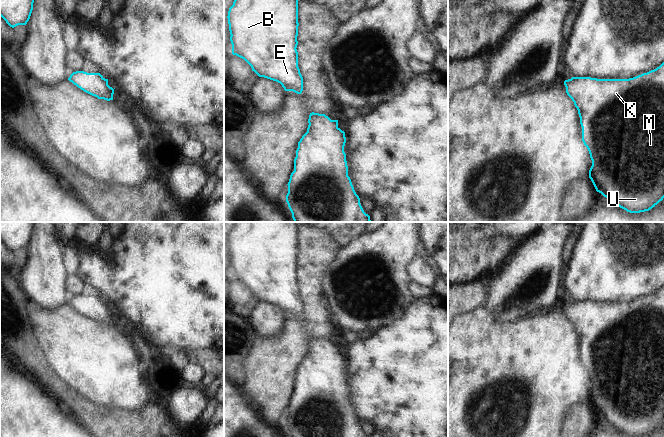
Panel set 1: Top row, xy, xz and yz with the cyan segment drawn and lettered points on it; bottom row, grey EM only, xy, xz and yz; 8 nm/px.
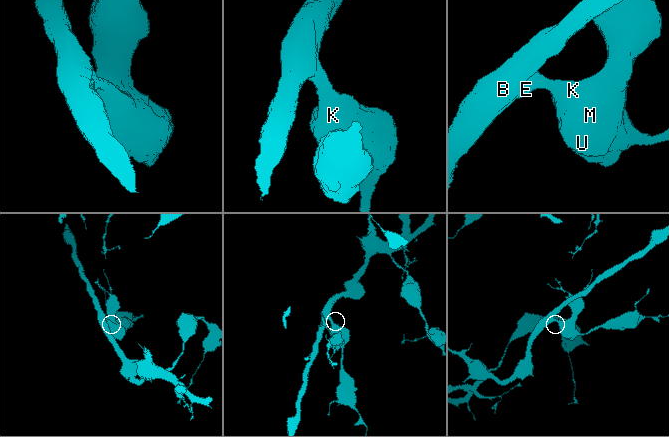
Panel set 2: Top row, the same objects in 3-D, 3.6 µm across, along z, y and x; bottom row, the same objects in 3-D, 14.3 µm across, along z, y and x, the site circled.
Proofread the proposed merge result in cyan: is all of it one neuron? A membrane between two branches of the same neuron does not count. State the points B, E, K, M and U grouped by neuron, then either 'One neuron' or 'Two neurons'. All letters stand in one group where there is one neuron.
Groups: B E K M U. One neuron.

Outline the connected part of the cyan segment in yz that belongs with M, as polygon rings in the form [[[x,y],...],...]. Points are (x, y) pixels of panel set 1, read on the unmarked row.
[[[664,286],[654,294],[629,303],[572,301],[565,304],[564,309],[578,334],[582,365],[592,384],[589,402],[596,415],[630,437],[655,431],[664,422]]]

